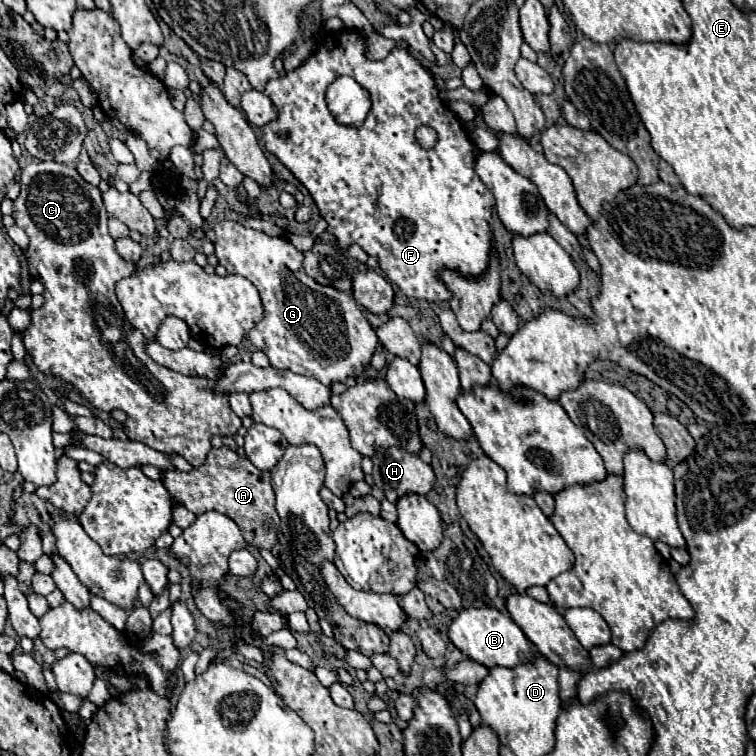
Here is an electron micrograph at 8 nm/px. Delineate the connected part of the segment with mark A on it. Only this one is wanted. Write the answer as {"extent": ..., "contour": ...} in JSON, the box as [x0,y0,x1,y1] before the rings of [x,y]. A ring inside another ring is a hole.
{"extent":[163,446,279,550],"contour":[[[225,446],[213,448],[205,464],[193,468],[193,472],[181,472],[181,470],[163,472],[163,484],[169,490],[169,494],[185,508],[189,508],[193,514],[201,514],[207,510],[221,512],[239,526],[247,544],[271,550],[273,544],[277,542],[279,522],[267,522],[267,506],[275,508],[275,494],[269,480],[271,480],[269,472],[253,468],[249,460],[241,458],[237,452],[231,452]]]}

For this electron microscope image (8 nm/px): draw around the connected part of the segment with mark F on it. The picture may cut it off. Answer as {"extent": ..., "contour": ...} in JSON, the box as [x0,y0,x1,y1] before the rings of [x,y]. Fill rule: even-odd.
{"extent":[261,30,495,300],"contour":[[[339,30],[325,34],[317,52],[297,70],[269,80],[265,94],[277,106],[279,116],[269,126],[263,126],[261,140],[311,192],[321,216],[329,224],[327,230],[337,238],[343,250],[355,242],[369,256],[377,256],[381,270],[409,298],[449,300],[451,292],[437,278],[439,268],[453,268],[461,276],[483,274],[493,248],[489,218],[495,208],[495,198],[473,170],[477,146],[471,142],[469,132],[447,104],[443,104],[431,72],[425,70],[407,46],[393,48],[385,60],[369,60],[363,32]],[[339,76],[353,76],[371,96],[373,106],[359,128],[339,124],[327,108],[327,88]],[[421,124],[433,126],[439,134],[433,150],[423,150],[415,140],[415,130]]]}

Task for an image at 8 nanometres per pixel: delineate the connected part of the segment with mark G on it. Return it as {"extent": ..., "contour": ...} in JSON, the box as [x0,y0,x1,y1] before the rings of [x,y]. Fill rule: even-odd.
{"extent":[213,220,379,386],"contour":[[[229,220],[217,222],[213,230],[217,236],[215,254],[219,258],[219,264],[225,266],[229,274],[239,274],[251,280],[261,292],[265,320],[261,320],[261,324],[257,324],[257,328],[249,332],[249,340],[257,350],[267,354],[271,366],[287,368],[303,376],[313,376],[321,384],[329,386],[331,382],[343,382],[345,378],[359,376],[371,364],[371,356],[379,346],[379,338],[367,322],[359,304],[351,294],[341,292],[333,286],[323,286],[307,276],[303,270],[303,252],[299,252],[289,240],[285,240],[285,236],[269,236],[265,232],[243,228],[239,222]]]}

